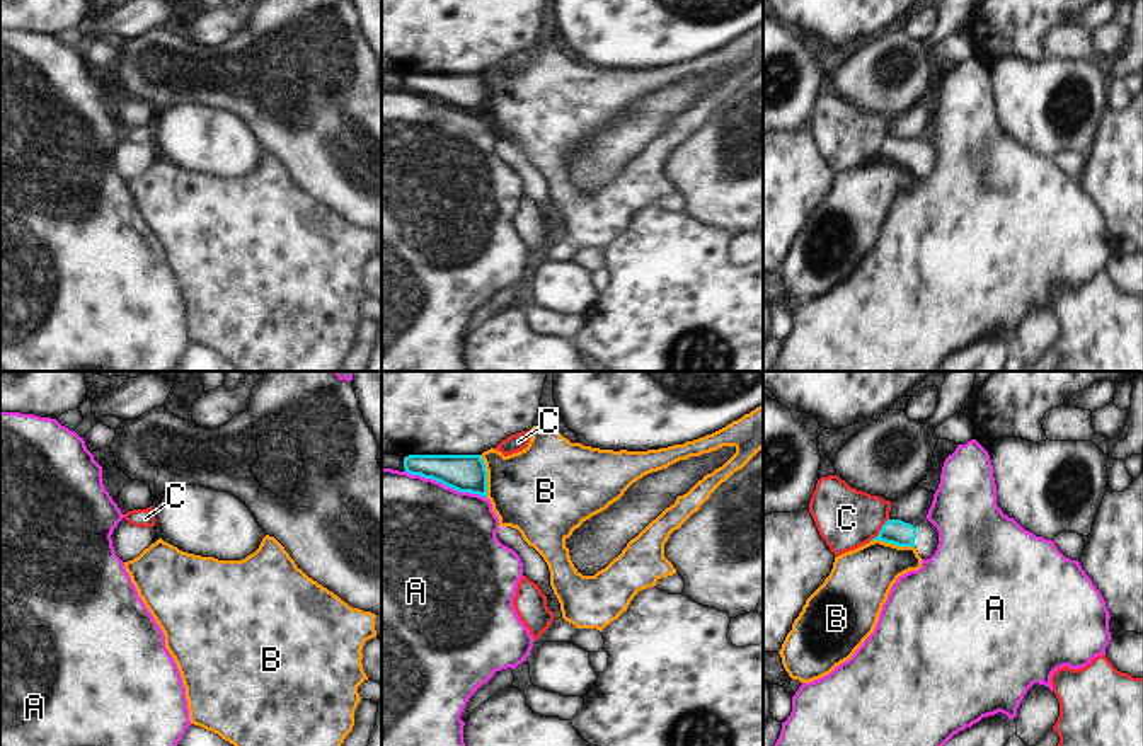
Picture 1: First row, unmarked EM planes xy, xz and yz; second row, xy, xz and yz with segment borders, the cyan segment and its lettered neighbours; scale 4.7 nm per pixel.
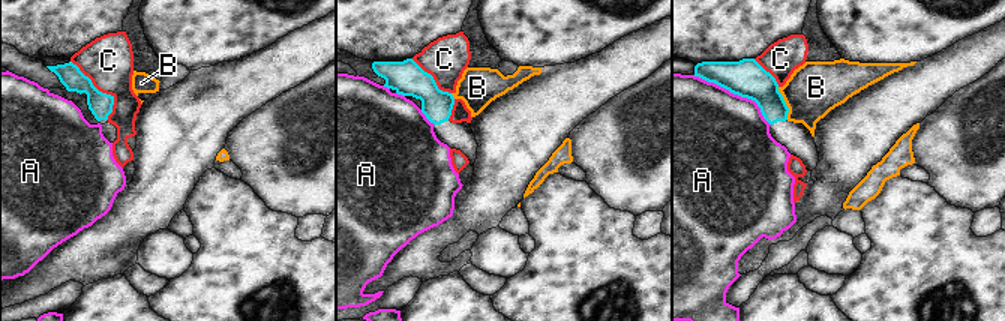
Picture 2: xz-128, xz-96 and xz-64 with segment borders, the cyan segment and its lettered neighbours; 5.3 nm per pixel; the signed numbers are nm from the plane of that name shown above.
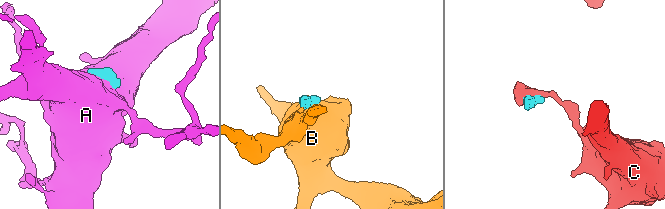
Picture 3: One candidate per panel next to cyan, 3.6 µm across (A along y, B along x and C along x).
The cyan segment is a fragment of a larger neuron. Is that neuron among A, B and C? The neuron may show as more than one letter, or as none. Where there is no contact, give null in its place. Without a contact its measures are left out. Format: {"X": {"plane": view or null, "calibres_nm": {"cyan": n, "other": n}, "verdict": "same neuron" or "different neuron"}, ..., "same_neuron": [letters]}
{"A": {"plane": "xz", "calibres_nm": {"cyan": 180, "other": 480}, "verdict": "different neuron"}, "B": {"plane": "xz", "calibres_nm": {"cyan": 180, "other": 400}, "verdict": "different neuron"}, "C": {"plane": "yz", "calibres_nm": {"cyan": 120, "other": 280}, "verdict": "different neuron"}, "same_neuron": []}

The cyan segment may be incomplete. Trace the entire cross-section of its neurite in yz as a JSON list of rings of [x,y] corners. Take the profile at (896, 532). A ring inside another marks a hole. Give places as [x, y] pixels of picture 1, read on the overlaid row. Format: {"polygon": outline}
{"polygon": [[[887,519],[879,535],[874,540],[893,543],[898,547],[915,547],[922,559],[930,559],[939,545],[939,531],[928,521],[923,519],[920,525],[913,526],[901,519]]]}

